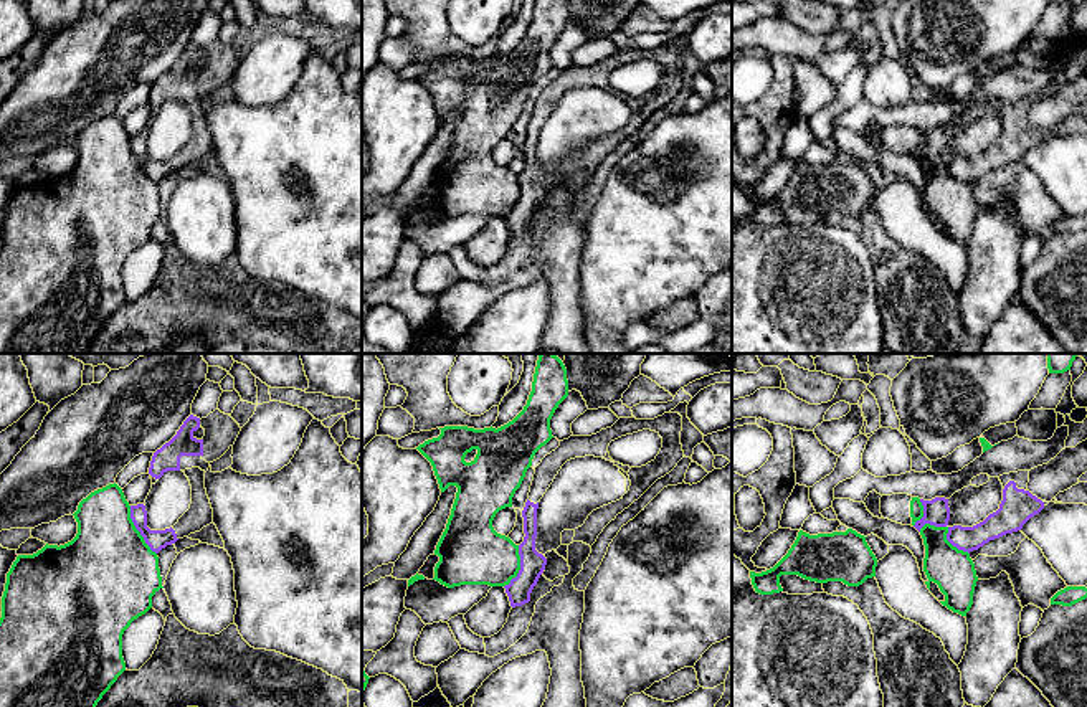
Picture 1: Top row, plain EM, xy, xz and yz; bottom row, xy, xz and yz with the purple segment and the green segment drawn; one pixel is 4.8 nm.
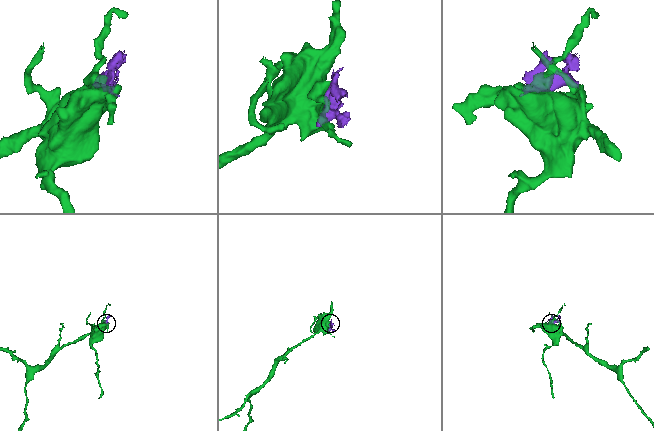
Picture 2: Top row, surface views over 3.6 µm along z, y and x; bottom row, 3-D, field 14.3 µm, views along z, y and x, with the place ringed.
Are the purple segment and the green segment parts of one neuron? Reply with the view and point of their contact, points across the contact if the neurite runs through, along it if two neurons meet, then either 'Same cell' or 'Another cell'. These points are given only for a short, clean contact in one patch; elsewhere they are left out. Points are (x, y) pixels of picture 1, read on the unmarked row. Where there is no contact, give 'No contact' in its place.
Touches purple at yz (949, 161). Boundary: yz (919, 159), (925, 154), (944, 156), (947, 169), (968, 184). Another cell

